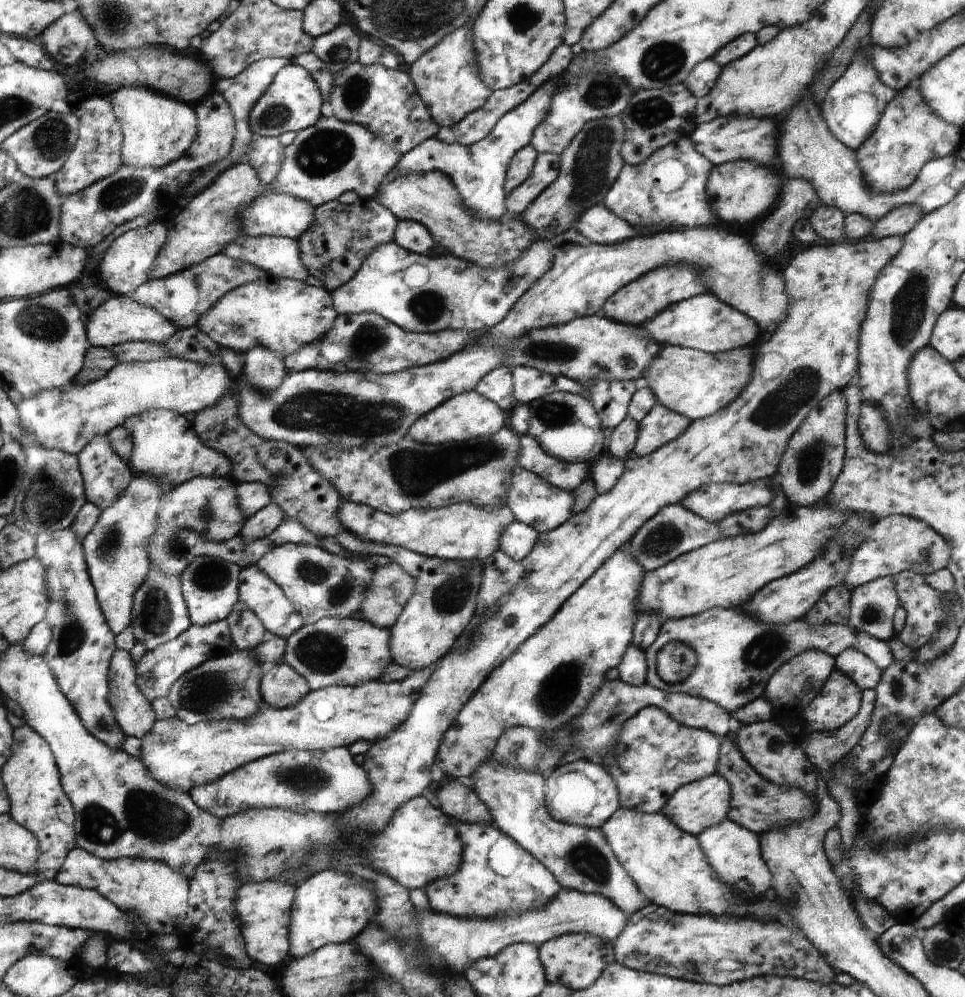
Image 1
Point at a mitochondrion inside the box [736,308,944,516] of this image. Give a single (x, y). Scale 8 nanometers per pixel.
(780, 405)

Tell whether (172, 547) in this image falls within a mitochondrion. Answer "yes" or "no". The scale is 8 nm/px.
yes

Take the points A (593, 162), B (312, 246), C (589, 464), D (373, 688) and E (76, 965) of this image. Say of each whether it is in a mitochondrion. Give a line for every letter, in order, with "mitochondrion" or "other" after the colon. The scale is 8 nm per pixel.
A: mitochondrion
B: other
C: other
D: other
E: other

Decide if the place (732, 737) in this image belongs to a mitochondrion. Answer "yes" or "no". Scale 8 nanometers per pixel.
no

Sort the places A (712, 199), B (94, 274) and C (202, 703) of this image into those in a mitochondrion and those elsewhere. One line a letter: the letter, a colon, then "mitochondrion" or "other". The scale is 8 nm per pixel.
A: other
B: other
C: mitochondrion

